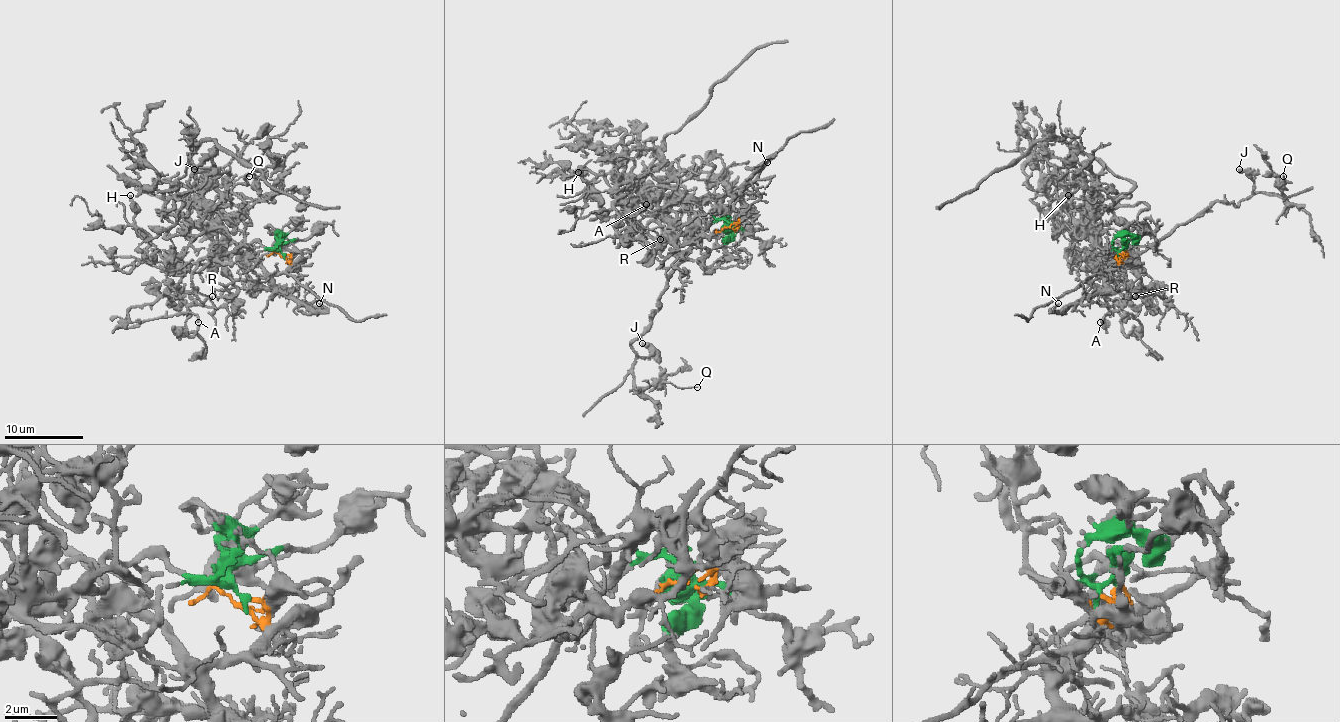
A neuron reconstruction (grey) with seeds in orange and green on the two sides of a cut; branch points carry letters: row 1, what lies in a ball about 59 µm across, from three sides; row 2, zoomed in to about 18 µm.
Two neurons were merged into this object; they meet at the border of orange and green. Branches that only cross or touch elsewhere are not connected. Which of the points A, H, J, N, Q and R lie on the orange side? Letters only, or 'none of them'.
J, N, Q

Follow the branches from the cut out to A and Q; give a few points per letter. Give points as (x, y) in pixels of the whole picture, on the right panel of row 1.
A: (1123, 250), (1116, 250), (1125, 242), (1108, 254), (1118, 279), (1102, 295), (1119, 301), (1119, 307), (1100, 322)
Q: (1123, 250), (1106, 273), (1217, 201), (1237, 205), (1255, 193), (1282, 197), (1282, 175)

